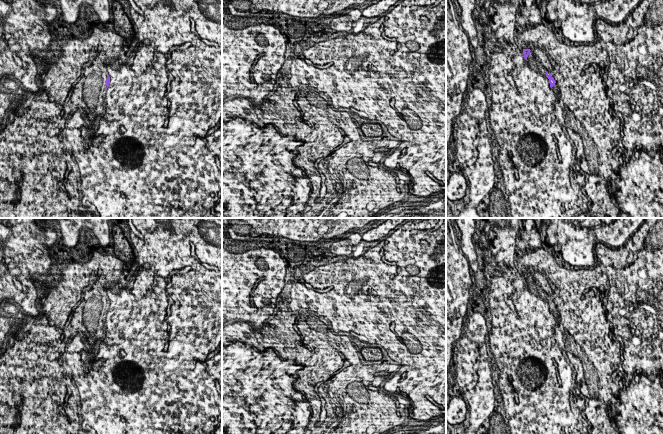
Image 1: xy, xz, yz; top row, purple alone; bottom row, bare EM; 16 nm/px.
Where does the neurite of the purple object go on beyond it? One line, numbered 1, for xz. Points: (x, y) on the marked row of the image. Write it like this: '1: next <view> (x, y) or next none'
1: next none

